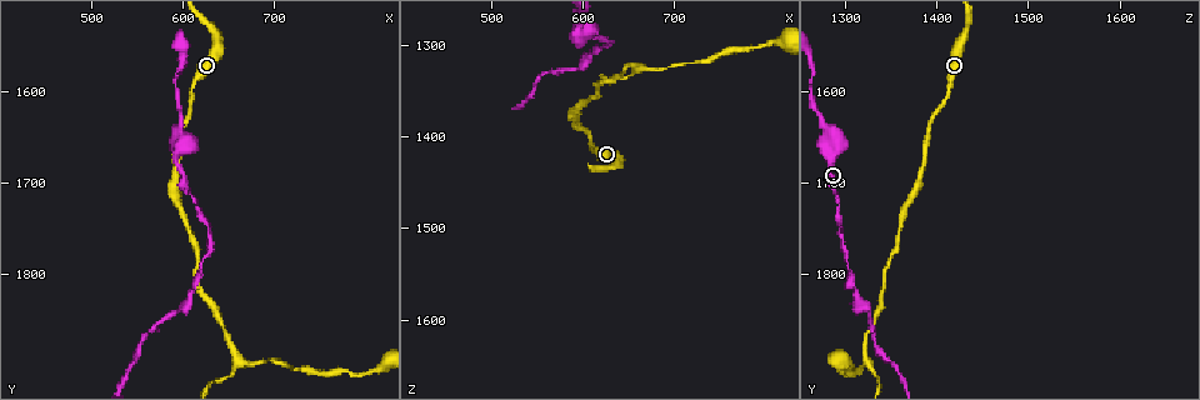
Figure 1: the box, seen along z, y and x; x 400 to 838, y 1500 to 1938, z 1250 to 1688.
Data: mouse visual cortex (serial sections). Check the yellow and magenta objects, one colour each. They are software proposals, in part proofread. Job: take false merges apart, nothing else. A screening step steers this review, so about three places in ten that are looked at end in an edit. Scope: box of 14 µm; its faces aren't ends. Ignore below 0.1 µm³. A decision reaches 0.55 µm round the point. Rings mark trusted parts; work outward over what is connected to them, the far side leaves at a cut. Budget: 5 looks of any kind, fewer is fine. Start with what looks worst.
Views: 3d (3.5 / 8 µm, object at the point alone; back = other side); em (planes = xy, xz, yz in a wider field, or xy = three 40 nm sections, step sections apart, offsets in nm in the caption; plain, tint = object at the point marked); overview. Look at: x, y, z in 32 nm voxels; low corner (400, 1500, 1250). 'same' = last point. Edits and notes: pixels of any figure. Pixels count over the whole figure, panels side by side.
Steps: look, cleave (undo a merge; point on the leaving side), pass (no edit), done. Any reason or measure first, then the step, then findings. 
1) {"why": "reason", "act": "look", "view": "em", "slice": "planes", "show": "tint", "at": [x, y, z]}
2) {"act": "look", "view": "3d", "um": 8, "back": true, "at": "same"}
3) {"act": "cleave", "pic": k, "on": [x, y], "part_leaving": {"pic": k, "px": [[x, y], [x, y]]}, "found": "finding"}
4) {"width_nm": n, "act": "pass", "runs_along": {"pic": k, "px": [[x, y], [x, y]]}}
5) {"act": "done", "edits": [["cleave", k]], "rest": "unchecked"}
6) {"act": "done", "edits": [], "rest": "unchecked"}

{"why": "sharp bend", "act": "look", "view": "3d", "um": 8, "at": [660, 1900, 1325]}

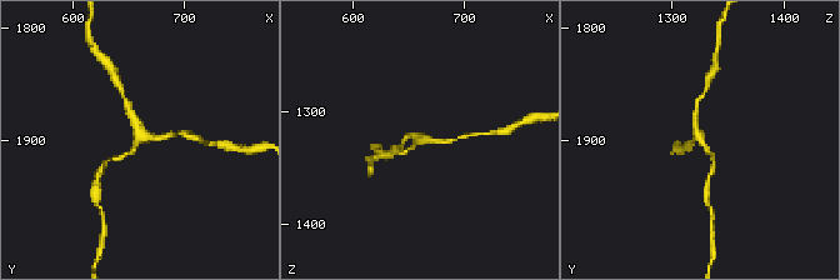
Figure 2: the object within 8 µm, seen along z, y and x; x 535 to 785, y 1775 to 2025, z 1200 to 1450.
{"arms": 3, "arm_widths_nm": [150, 150, 150], "act": "look", "view": "em", "slice": "planes", "show": "tint", "at": [660, 1898, 1326]}

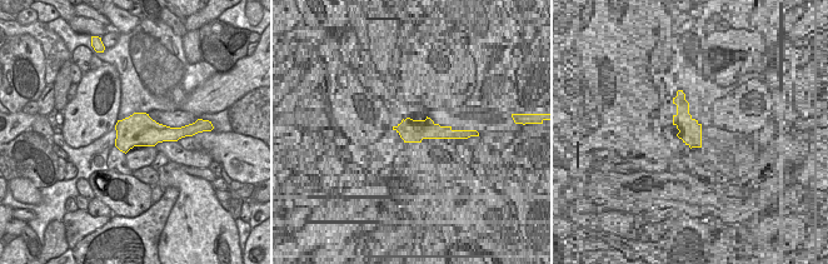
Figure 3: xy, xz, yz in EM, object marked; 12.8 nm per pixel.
{"act": "pass", "runs_along": {"pic": 2, "px": [[125, 103], [143, 136], [176, 133]]}, "found": "continuous, no second cell"}

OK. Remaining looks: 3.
{"why": "thin neck", "act": "look", "view": "3d", "um": 8, "at": [615, 1725, 1295]}

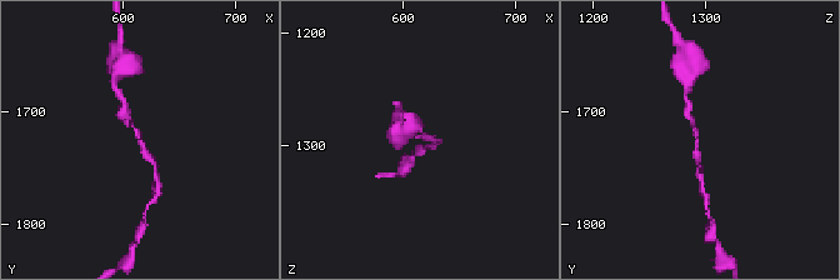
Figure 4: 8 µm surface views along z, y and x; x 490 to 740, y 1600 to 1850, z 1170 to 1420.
{"act": "look", "view": "3d", "um": 3.5, "at": [614, 1724, 1294]}

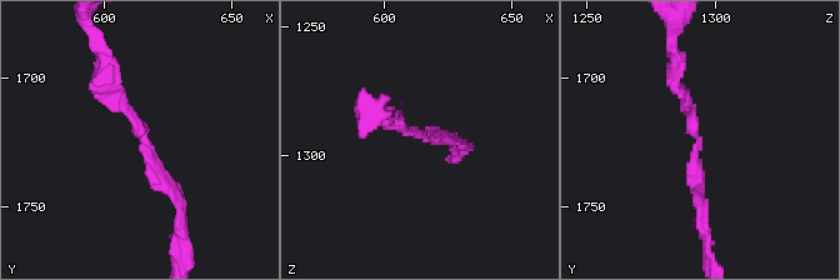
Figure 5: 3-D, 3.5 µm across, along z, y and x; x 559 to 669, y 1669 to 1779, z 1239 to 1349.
{"act": "pass", "runs_along": {"pic": 5, "px": [[104, 79], [181, 216]]}, "found": "continuous, no second cell"}

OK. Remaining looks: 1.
{"act": "done", "edits": [], "rest": "unchecked"}

